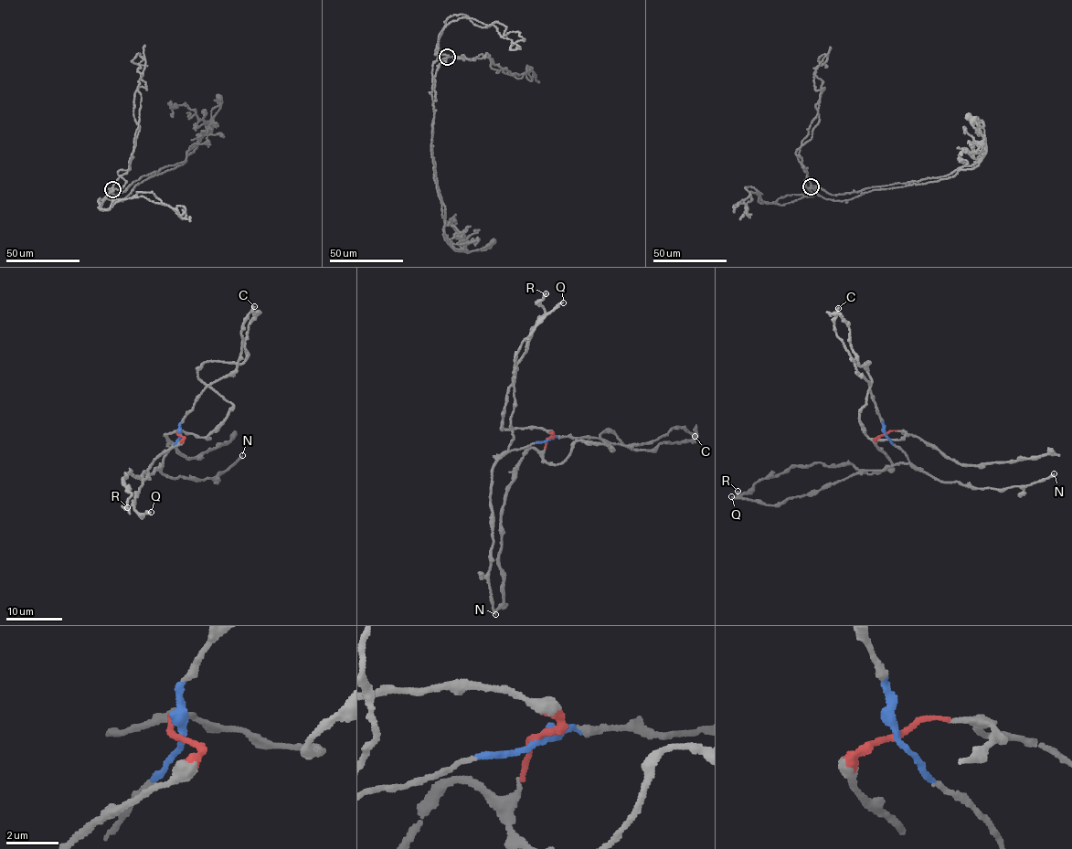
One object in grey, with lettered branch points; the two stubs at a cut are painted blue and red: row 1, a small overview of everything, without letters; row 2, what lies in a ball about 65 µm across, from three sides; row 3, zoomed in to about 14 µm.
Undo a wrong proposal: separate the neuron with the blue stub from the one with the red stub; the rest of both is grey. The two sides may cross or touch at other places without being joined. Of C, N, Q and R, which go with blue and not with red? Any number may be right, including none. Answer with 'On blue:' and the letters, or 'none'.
On blue: C, N, Q

